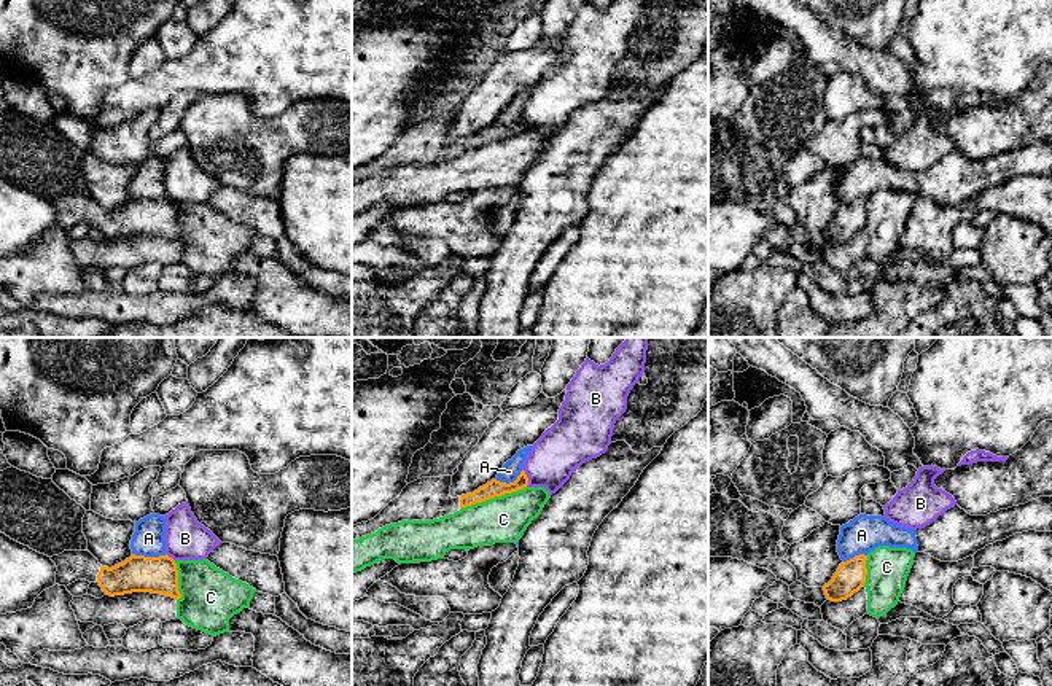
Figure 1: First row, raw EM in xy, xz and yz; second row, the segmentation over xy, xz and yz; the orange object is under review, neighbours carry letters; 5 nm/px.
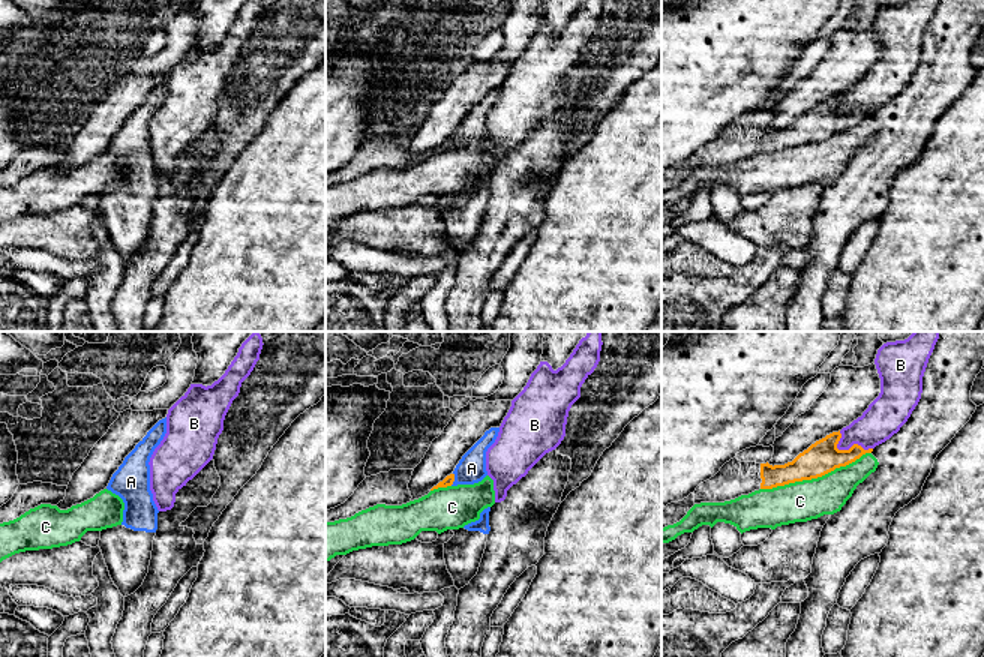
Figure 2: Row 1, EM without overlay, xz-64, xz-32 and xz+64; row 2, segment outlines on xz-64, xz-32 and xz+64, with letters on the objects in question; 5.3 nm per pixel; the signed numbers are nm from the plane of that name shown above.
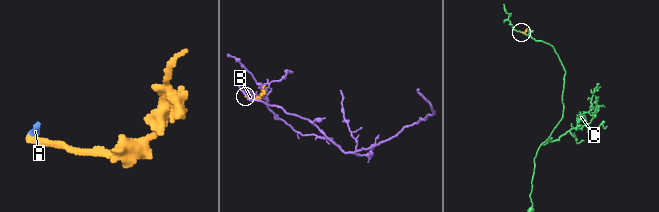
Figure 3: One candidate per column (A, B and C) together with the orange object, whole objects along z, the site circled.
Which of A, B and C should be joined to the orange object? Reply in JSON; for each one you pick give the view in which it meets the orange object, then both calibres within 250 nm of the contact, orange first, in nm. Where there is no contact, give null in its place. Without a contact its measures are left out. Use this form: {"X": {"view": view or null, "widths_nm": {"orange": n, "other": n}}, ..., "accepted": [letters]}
{"accepted": []}

